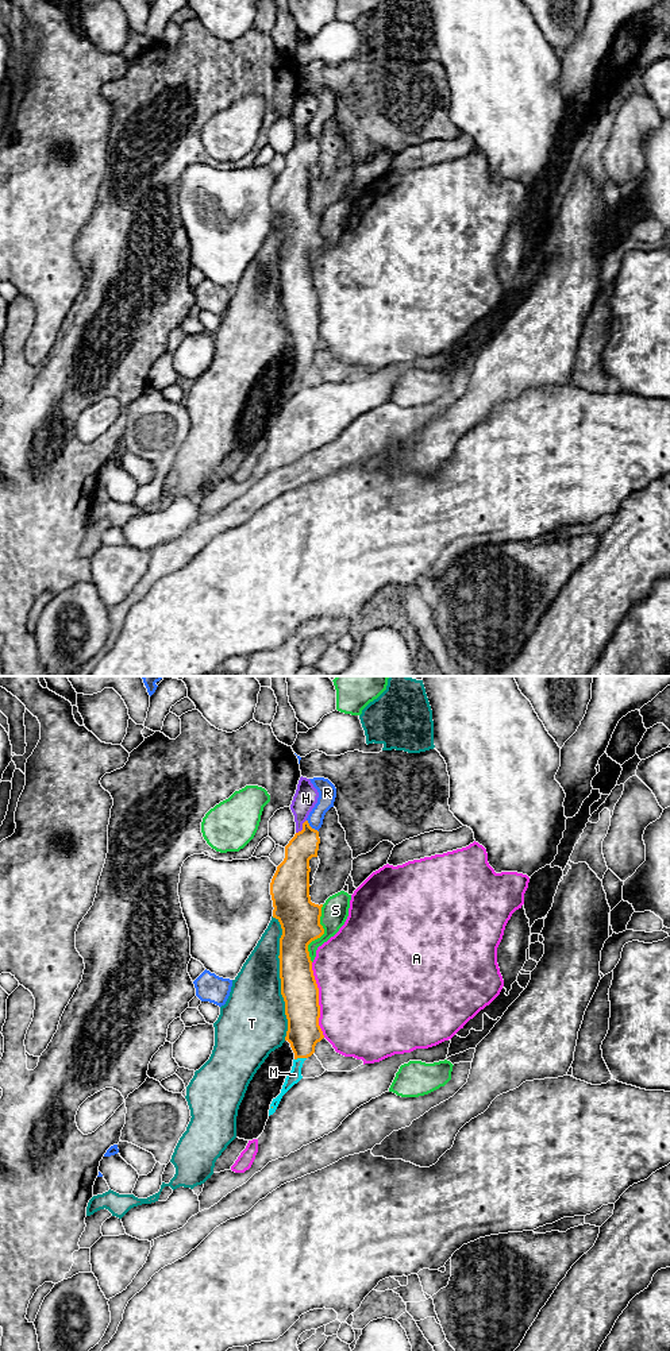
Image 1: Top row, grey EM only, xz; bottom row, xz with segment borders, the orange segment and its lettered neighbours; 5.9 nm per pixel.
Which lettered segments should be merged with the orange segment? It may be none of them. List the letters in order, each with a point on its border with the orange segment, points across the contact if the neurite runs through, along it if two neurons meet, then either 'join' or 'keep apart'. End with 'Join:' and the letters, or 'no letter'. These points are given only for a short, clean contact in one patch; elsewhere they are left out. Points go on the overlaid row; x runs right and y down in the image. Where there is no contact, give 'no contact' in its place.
A: meets orange in xz at (318, 1000); keep apart
H: meets orange in xz at (303, 828); keep apart
M: meets orange in xz at (300, 1057); runs through xz (303, 1034), (300, 1057), (295, 1074); join
R: meets orange in xz at (310, 826); keep apart
S: meets orange in xz at (322, 934); keep apart
T: meets orange in xz at (280, 977); keep apart
Join: M

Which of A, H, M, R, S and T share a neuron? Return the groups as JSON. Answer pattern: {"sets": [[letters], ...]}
{"sets": [["A"], ["H"], ["M"], ["R"], ["S"], ["T"]]}

